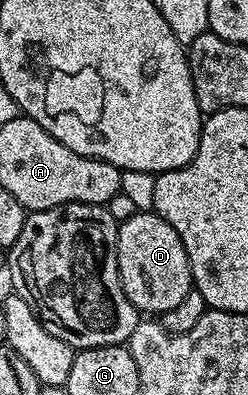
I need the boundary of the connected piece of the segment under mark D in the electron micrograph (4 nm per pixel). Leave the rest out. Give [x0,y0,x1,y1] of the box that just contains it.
[117,211,194,317]

